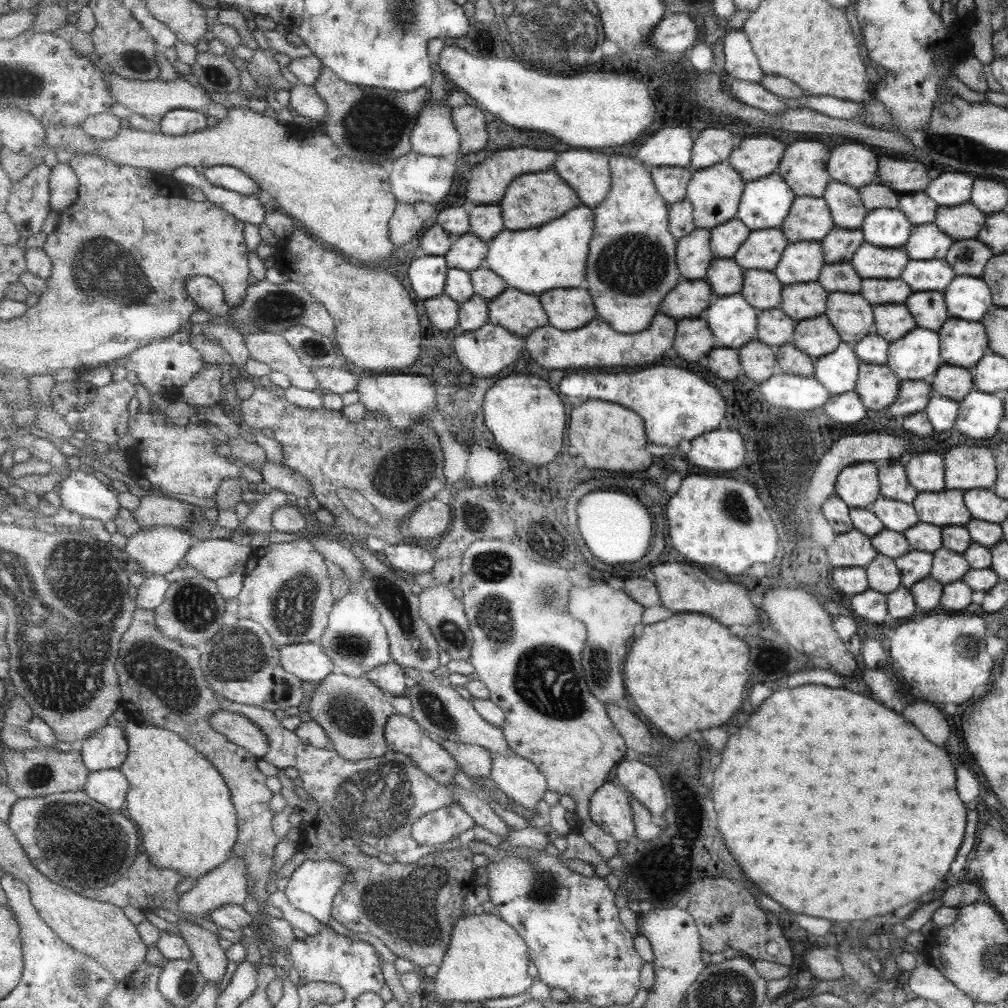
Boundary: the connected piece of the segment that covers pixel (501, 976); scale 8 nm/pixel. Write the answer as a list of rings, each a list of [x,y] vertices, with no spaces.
[[[481,911],[461,919],[454,928],[447,952],[436,976],[435,1000],[482,1002],[494,998],[507,998],[527,994],[533,985],[529,976],[530,947],[519,932],[499,915]]]

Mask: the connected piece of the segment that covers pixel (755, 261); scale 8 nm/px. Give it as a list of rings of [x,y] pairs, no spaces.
[[[779,227],[750,231],[734,259],[744,270],[772,271],[777,268],[789,243]]]

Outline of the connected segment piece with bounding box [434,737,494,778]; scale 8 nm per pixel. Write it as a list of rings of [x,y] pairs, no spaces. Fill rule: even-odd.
[[[434,738],[460,763],[460,768],[467,776],[480,776],[480,778],[492,776],[494,756],[491,751],[475,744],[462,744]]]

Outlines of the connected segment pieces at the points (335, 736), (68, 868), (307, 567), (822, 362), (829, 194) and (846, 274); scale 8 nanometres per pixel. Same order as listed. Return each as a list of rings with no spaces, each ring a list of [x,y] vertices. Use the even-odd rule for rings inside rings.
[[[335,671],[328,678],[322,680],[310,700],[309,713],[315,722],[318,722],[330,738],[331,747],[349,761],[357,762],[365,759],[374,759],[385,755],[391,750],[386,739],[386,726],[394,714],[393,695],[379,688],[366,676],[353,678],[351,675]]]
[[[84,790],[20,798],[13,805],[9,825],[31,862],[53,883],[75,893],[89,888],[101,890],[118,882],[135,862],[139,846],[142,848],[143,838],[137,826],[133,826],[133,822],[123,814],[105,808]]]
[[[309,537],[255,549],[246,564],[244,587],[238,596],[239,618],[253,619],[266,627],[266,631],[279,647],[319,641],[329,626],[329,614],[337,601],[336,596],[331,592],[333,580],[329,578],[325,563],[326,558],[313,546]]]
[[[846,342],[814,361],[814,377],[831,395],[853,391],[860,369],[861,360],[854,353],[853,345]]]
[[[832,180],[821,197],[826,199],[827,206],[830,207],[834,227],[845,230],[861,228],[868,211],[863,206],[858,189]]]
[[[825,263],[817,281],[829,293],[855,294],[861,289],[859,282],[862,282],[862,279],[849,264]]]

